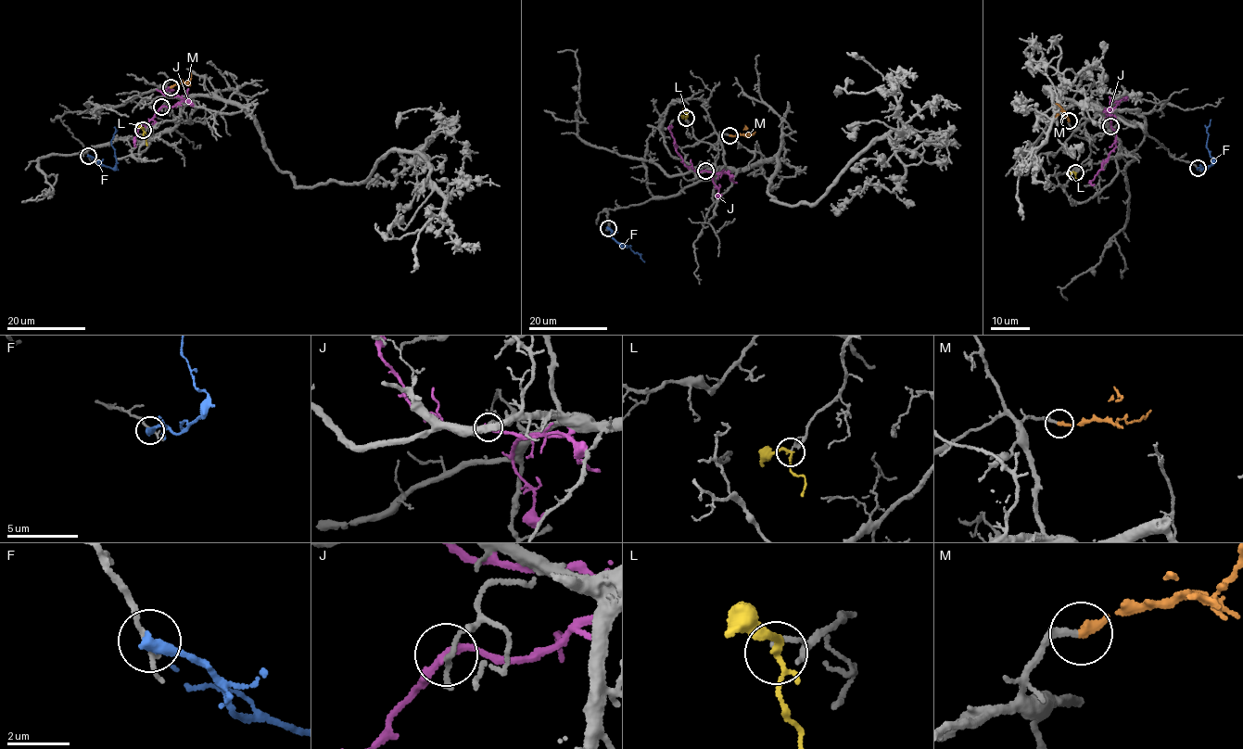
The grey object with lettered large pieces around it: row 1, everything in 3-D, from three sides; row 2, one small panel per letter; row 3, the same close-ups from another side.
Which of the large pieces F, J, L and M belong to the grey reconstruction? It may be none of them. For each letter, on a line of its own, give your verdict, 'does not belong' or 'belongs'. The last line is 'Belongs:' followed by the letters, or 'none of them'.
F: does not belong
J: does not belong
L: does not belong
M: belongs
Belongs: M

